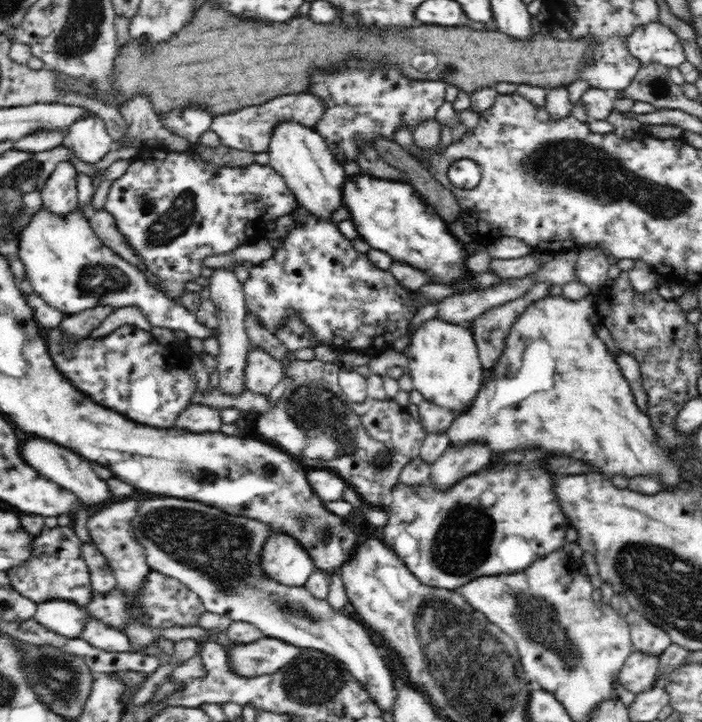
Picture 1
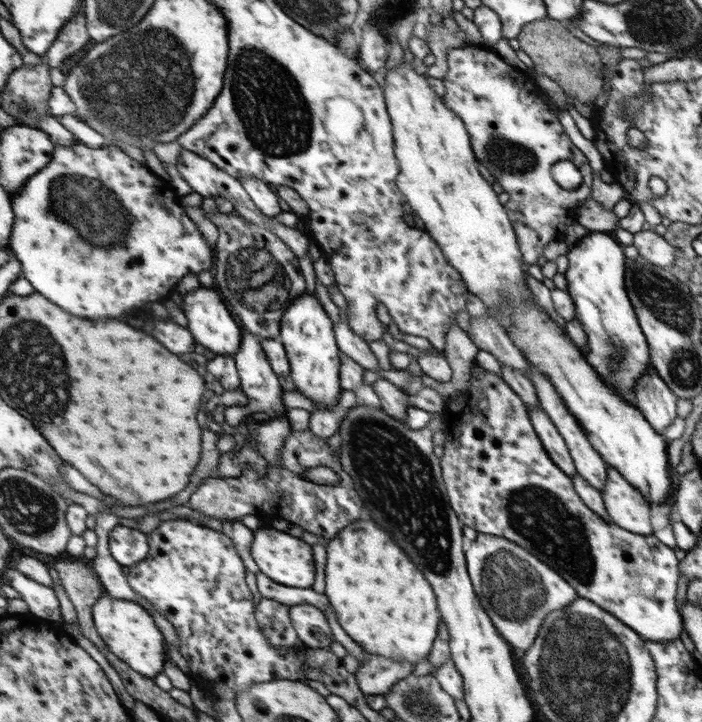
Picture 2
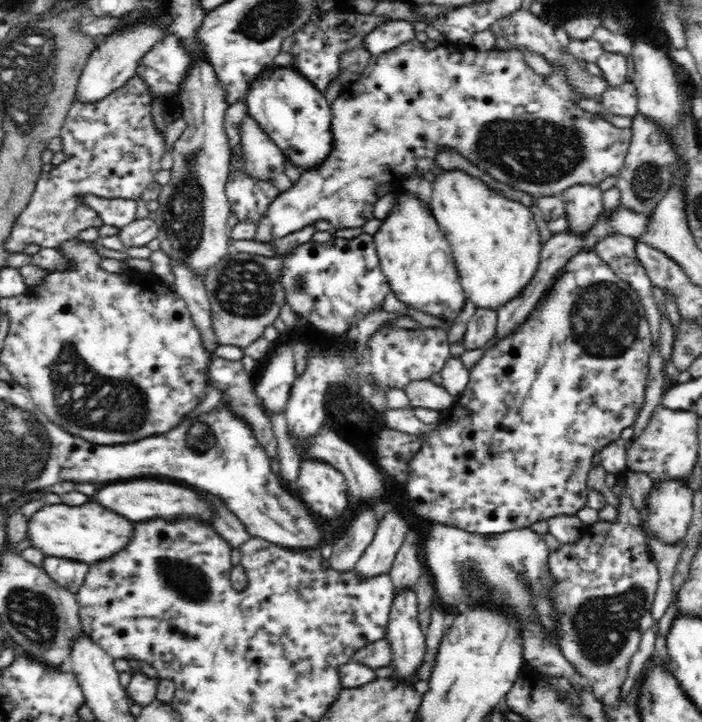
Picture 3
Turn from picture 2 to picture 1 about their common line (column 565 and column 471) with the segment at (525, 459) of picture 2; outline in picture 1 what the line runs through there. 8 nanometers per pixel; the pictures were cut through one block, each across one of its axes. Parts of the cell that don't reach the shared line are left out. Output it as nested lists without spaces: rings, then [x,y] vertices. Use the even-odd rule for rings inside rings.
[[[542,448],[508,451],[493,456],[491,462],[462,477],[450,488],[438,489],[430,483],[430,478],[417,485],[398,482],[391,488],[387,503],[389,517],[382,538],[411,574],[427,587],[454,591],[479,576],[521,571],[567,543],[566,532],[571,522],[558,503],[557,492],[554,492],[560,474],[545,466],[545,461],[551,456]]]

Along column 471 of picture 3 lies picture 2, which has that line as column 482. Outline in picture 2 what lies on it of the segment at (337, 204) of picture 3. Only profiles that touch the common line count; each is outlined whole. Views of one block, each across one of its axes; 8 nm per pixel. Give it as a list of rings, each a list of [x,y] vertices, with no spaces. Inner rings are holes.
[[[468,43],[464,47],[448,50],[447,62],[448,71],[442,78],[445,86],[442,101],[453,109],[466,125],[479,163],[488,168],[504,189],[504,193],[510,195],[510,200],[505,204],[506,212],[520,238],[525,262],[534,265],[542,256],[542,250],[548,242],[565,238],[568,224],[574,219],[579,205],[592,196],[593,171],[589,161],[566,134],[566,124],[562,124],[563,108],[551,102],[550,96],[546,95],[545,89],[534,79],[534,75],[530,75],[530,71],[515,68],[514,64],[510,64],[510,60],[506,60],[506,56],[499,56],[498,48],[487,46],[486,43]],[[563,160],[572,161],[582,173],[583,182],[571,191],[561,188],[555,182],[551,171],[554,164]]]

